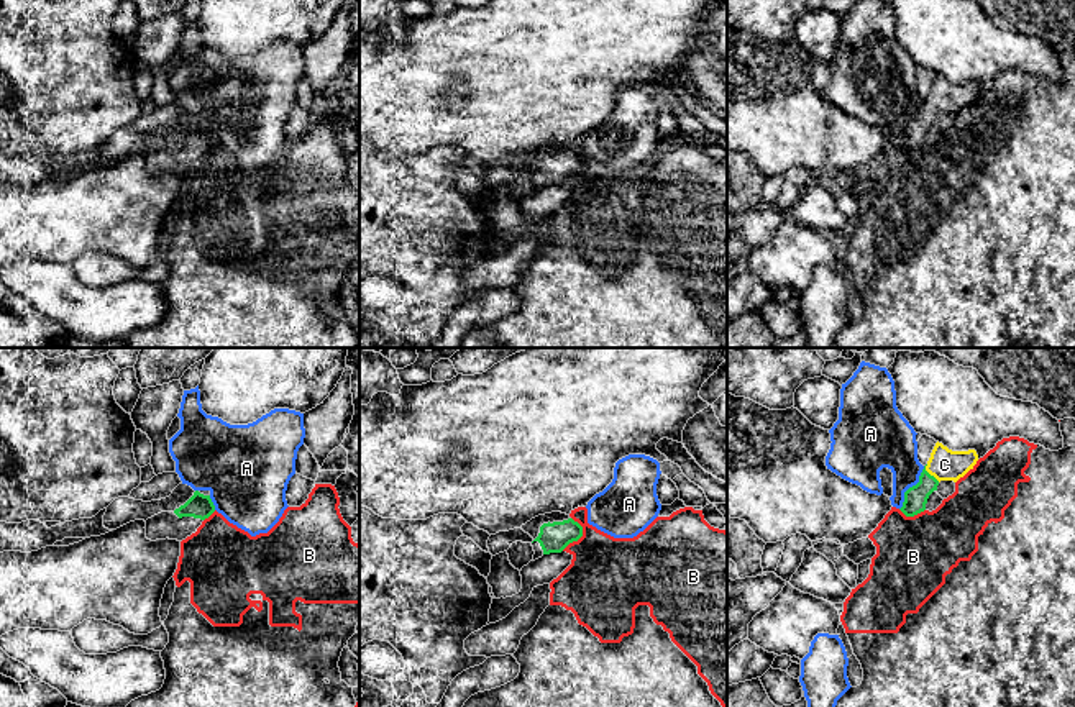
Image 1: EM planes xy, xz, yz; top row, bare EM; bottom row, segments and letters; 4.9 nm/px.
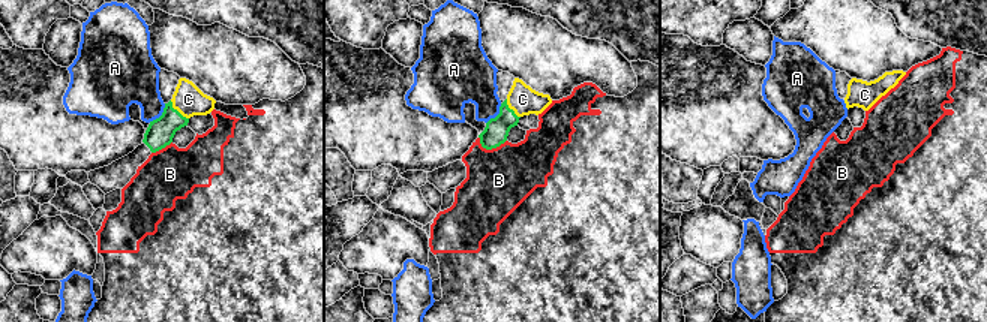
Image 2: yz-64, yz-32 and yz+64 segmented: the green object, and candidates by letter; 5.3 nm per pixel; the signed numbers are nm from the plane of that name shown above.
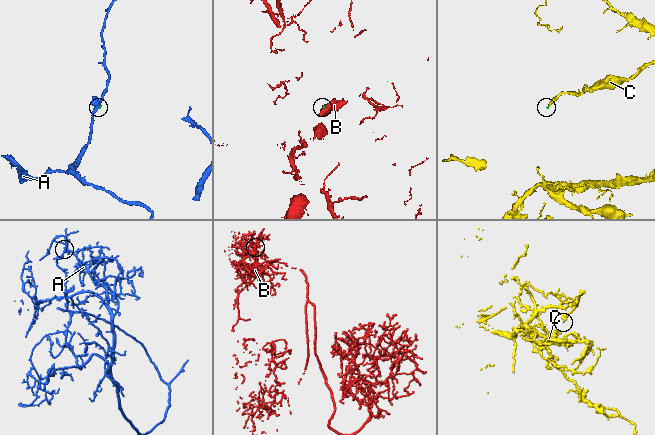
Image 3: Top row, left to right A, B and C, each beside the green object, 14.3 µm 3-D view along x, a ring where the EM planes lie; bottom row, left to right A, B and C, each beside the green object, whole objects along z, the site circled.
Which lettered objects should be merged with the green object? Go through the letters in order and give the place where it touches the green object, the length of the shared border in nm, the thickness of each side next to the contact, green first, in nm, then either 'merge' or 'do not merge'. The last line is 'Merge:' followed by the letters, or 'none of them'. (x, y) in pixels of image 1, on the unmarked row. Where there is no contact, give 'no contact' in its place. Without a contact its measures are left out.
A: contact yz (910, 120); length 240 nm; calibres 110 and 260 nm; do not merge
B: contact xz (580, 169); length 180 nm; calibres 150 and 400 nm; do not merge
C: contact yz (929, 107); length 110 nm; calibres 110 and 160 nm; merge
Merge: C

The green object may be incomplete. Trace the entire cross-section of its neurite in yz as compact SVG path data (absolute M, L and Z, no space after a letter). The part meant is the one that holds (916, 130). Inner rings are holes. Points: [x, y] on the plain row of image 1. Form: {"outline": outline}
{"outline": "M935 75L919 115L904 125L904 135L899 141L906 149L914 149L926 143L929 128L937 123L940 113L957 115L978 94L975 82L952 84L942 75Z"}

